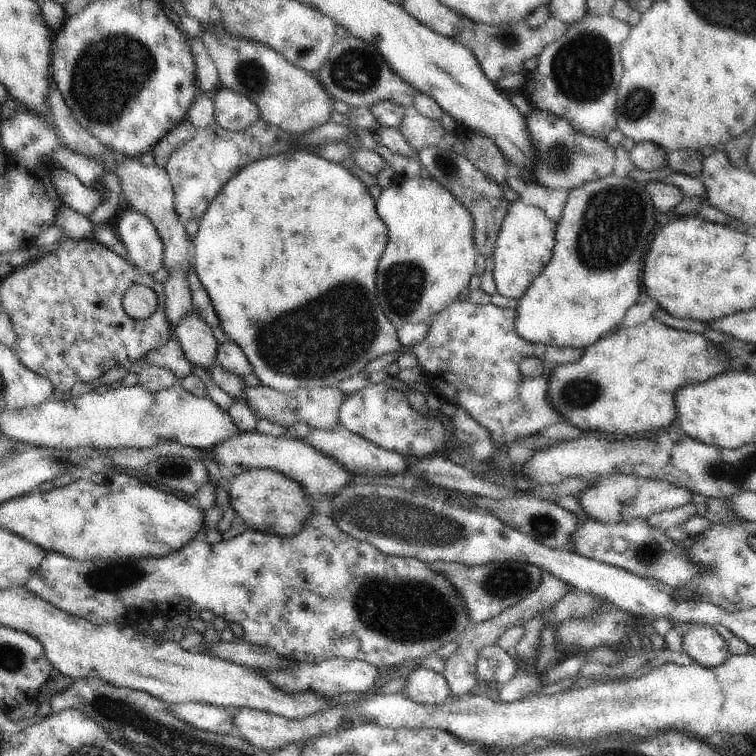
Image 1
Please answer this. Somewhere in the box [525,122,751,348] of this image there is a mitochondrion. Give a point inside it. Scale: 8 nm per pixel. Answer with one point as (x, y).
(612, 225)

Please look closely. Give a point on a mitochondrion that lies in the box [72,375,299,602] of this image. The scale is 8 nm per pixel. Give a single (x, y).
(103, 580)

